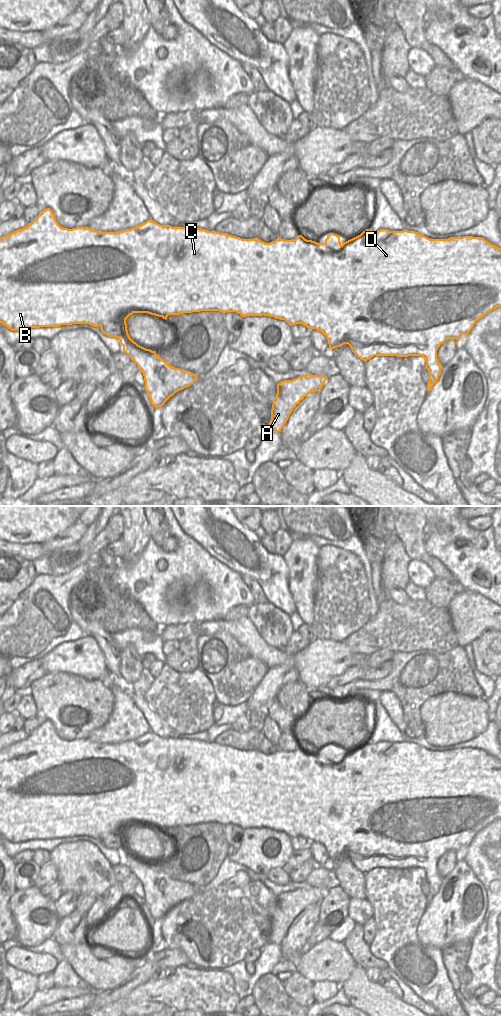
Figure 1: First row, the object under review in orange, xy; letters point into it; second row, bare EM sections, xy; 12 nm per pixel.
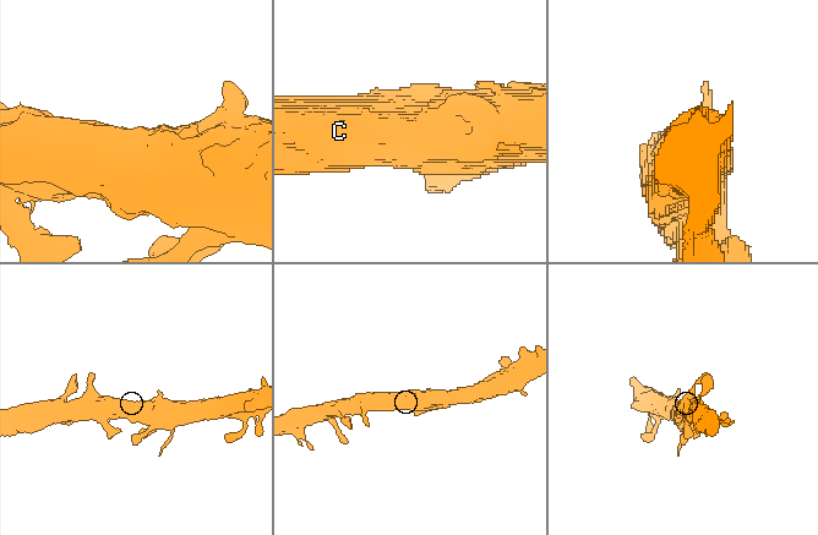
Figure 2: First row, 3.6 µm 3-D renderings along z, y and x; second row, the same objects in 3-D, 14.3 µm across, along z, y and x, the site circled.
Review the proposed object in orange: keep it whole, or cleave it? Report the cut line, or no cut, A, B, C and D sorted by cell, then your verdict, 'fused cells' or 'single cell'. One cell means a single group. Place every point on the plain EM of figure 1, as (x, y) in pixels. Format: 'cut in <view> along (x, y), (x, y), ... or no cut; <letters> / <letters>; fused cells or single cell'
no cut; A B C D; single cell

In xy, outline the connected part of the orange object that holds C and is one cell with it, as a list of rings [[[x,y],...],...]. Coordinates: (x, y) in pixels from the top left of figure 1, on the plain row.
[[[46,720],[26,739],[0,750],[0,835],[12,843],[72,836],[99,838],[105,847],[118,850],[123,858],[123,863],[137,876],[144,888],[145,902],[155,920],[162,919],[176,904],[192,897],[197,892],[197,888],[190,883],[169,877],[156,866],[156,863],[146,861],[134,854],[128,846],[126,836],[126,831],[133,825],[148,825],[162,829],[165,832],[169,827],[200,823],[236,824],[242,829],[264,827],[285,832],[290,838],[302,836],[309,842],[316,841],[326,848],[329,861],[348,856],[352,864],[365,874],[374,868],[422,868],[426,874],[425,880],[429,884],[429,894],[427,896],[429,904],[441,886],[442,877],[437,871],[437,862],[440,857],[448,851],[457,852],[461,847],[468,847],[477,832],[497,819],[501,819],[501,760],[482,749],[463,748],[448,751],[430,751],[406,741],[403,743],[380,741],[376,744],[366,741],[360,747],[343,756],[340,754],[339,747],[334,745],[327,747],[324,755],[307,752],[302,747],[292,752],[284,752],[278,749],[275,753],[265,755],[257,749],[242,751],[214,742],[160,737],[151,731],[134,740],[117,744],[96,743],[87,738],[68,741],[61,739],[52,722]]]

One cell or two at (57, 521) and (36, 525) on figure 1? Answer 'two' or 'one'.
one

